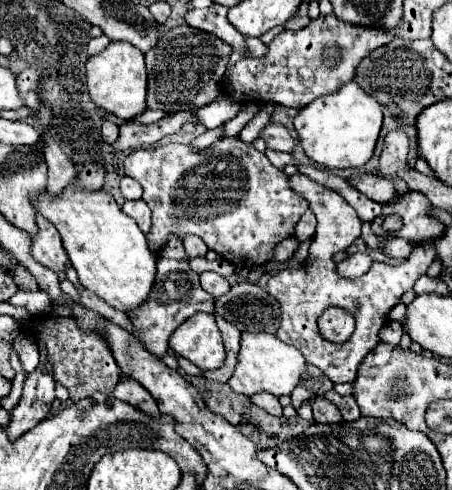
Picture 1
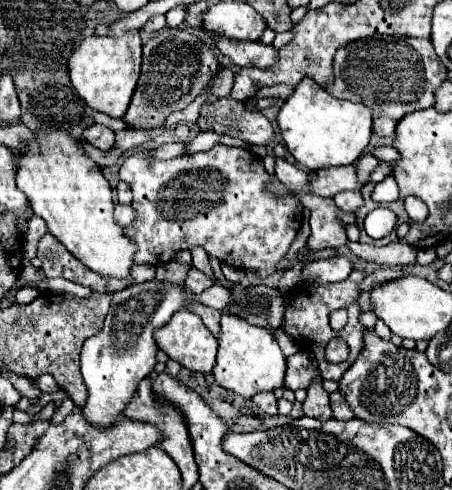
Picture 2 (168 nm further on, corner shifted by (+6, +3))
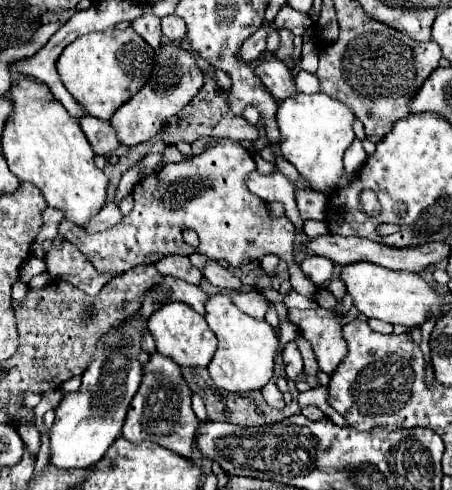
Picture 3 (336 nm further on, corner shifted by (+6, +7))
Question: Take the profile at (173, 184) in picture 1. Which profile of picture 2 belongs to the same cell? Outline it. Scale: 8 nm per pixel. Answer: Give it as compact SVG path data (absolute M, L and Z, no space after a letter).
M214 145L210 151L180 155L166 161L154 161L154 151L136 151L128 155L120 167L124 179L134 193L136 221L126 227L126 235L138 245L134 261L148 265L164 265L174 253L200 245L208 255L236 269L256 269L260 277L274 273L276 263L286 255L302 221L302 205L290 195L276 195L268 189L272 175L264 169L262 159L242 147Z

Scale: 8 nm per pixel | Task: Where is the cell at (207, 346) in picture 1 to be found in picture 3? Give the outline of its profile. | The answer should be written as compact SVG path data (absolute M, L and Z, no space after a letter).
M182 301L166 303L162 309L152 313L152 317L148 319L148 329L156 341L158 353L170 357L180 367L206 367L214 357L216 335L212 333L212 329L208 329L204 317L200 317L200 313L192 313L192 309L188 309L188 305L184 305Z

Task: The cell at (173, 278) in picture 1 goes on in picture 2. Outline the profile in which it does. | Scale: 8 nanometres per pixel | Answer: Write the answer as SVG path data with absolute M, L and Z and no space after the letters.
M152 279L138 285L132 285L124 291L108 293L112 299L108 321L104 321L102 331L96 337L90 337L82 347L82 377L88 387L88 401L84 405L84 415L92 425L112 425L118 415L124 413L126 403L130 401L136 385L154 371L158 345L154 341L154 331L164 327L176 311L188 309L192 303L214 307L218 311L226 309L230 303L230 293L220 285L220 295L214 295L212 289L196 295L184 285L172 285L170 281Z

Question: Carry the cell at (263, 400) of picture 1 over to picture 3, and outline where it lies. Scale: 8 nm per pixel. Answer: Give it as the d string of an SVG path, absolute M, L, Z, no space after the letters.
M274 383L264 385L264 387L262 387L262 395L264 395L266 403L268 403L268 405L272 405L272 407L276 407L276 409L284 409L284 407L286 407L284 397L282 397L280 389L278 389Z

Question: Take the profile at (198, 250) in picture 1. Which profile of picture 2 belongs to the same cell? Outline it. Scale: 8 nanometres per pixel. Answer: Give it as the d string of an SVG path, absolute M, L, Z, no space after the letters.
M192 247L190 253L192 253L192 265L212 277L212 267L210 267L210 261L208 261L208 253L200 247Z

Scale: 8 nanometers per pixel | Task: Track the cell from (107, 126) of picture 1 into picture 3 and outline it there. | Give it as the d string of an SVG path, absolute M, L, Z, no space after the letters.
M80 117L80 127L94 151L94 155L104 155L104 157L110 157L114 149L118 149L118 139L116 139L116 133L112 129L112 125L108 121L102 121L102 119L96 119L96 117Z

